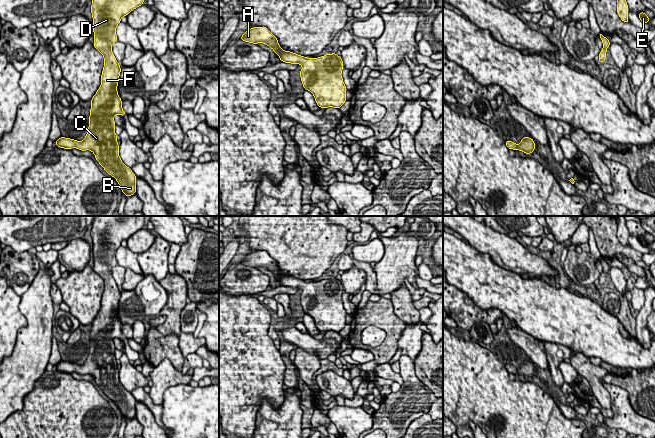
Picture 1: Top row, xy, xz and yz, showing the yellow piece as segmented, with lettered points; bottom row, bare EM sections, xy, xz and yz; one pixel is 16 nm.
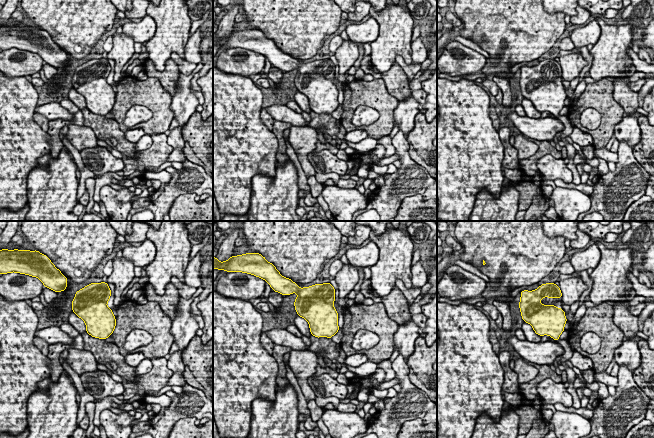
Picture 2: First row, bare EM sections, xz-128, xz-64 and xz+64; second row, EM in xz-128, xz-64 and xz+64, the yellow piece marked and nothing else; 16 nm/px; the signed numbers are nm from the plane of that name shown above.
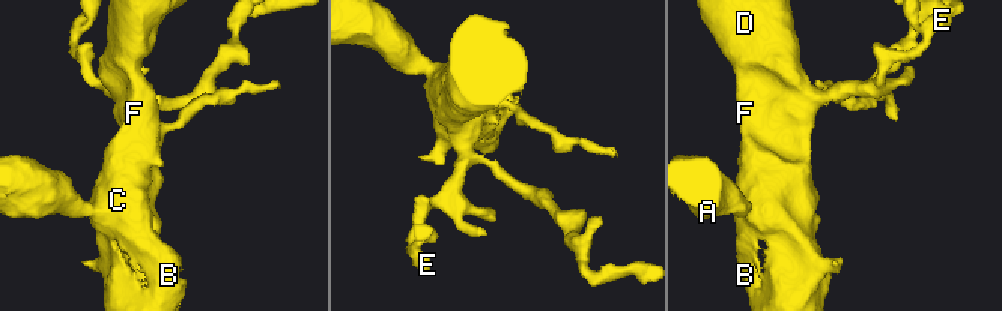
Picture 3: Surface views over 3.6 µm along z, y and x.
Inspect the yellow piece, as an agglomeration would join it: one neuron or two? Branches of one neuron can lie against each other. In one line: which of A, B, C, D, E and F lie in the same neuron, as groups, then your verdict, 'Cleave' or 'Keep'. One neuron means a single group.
Groups: A B C D E F. Keep

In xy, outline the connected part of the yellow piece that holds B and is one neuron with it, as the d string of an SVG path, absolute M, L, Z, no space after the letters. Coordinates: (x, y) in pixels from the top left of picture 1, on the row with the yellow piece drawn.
M92 0L93 46L104 57L101 85L91 99L89 127L85 139L77 141L60 137L56 142L60 148L90 150L104 170L114 177L122 193L128 197L136 193L136 175L119 156L119 145L115 133L114 116L125 116L117 86L121 72L119 63L112 53L112 44L118 38L116 27L123 16L143 4L144 0Z

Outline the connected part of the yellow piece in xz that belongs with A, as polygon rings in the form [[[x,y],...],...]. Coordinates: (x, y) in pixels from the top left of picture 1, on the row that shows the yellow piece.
[[[254,27],[244,32],[241,40],[253,44],[264,43],[285,63],[300,64],[300,77],[305,90],[310,91],[320,108],[339,109],[346,102],[347,88],[341,76],[343,61],[336,53],[318,58],[306,58],[281,49],[277,38],[267,27]]]

